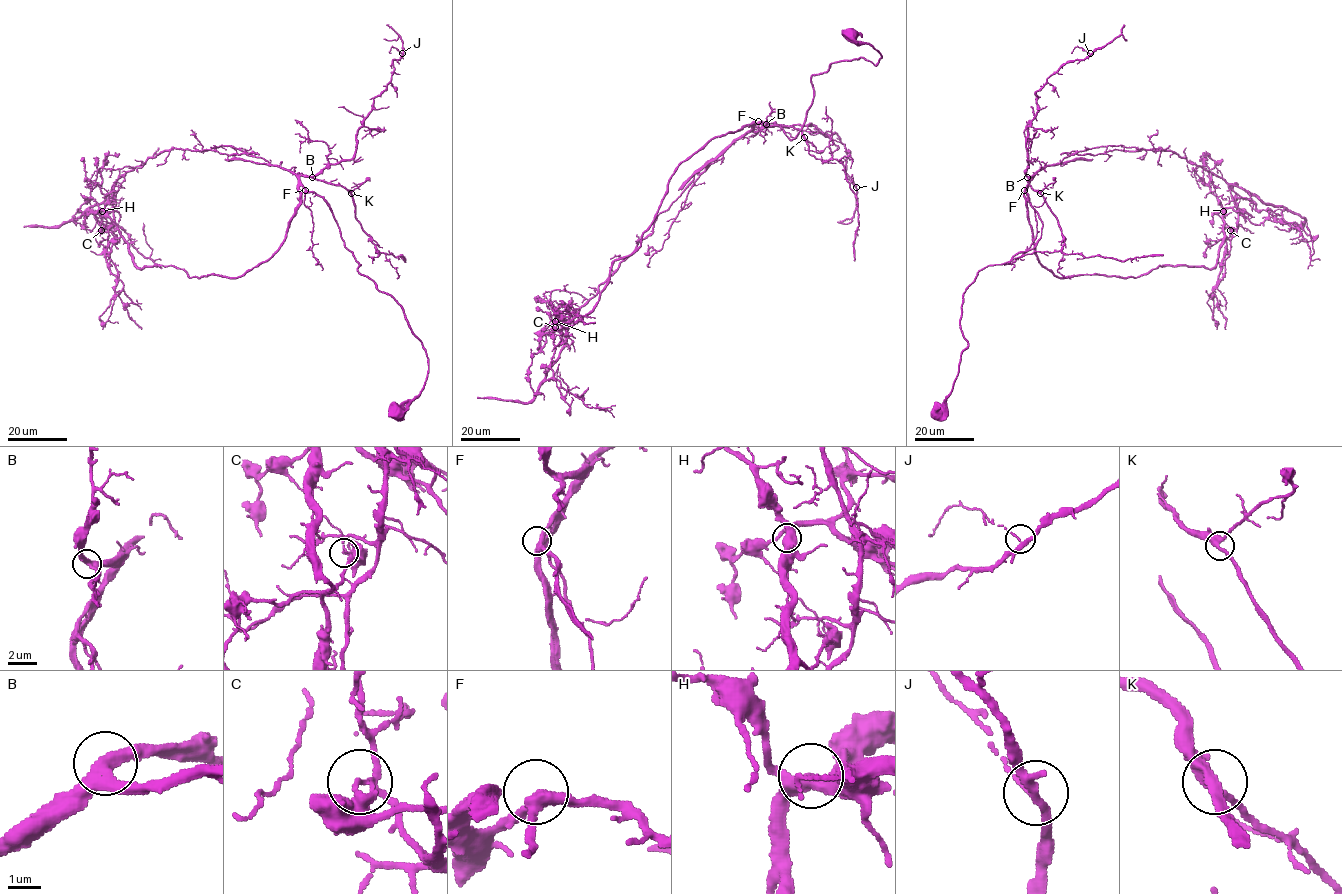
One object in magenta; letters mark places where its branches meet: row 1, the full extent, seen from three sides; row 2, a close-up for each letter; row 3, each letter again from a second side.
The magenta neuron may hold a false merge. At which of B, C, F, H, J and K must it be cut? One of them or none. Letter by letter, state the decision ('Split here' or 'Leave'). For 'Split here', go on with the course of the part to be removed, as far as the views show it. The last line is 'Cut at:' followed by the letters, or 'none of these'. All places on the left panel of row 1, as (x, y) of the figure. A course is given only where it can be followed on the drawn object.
B: Leave
C: Split here. Course of the part to remove: (101, 231), (114, 223), (114, 185), (149, 157), (174, 148), (212, 149), (227, 155), (259, 154)
F: Leave
H: Leave
J: Leave
K: Leave
Cut at: C

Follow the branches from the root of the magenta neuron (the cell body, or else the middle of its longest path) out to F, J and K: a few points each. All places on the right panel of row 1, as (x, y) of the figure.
F: (937, 409), (967, 346), (960, 327), (965, 290), (979, 271), (1030, 250), (1041, 237), (1041, 220), (1024, 190)
J: (937, 409), (967, 346), (965, 290), (1041, 237), (1024, 191), (1035, 92), (1090, 53)
K: (937, 409), (967, 346), (964, 291), (979, 271), (1035, 245), (1042, 223), (1024, 191), (1030, 177), (1040, 193)

